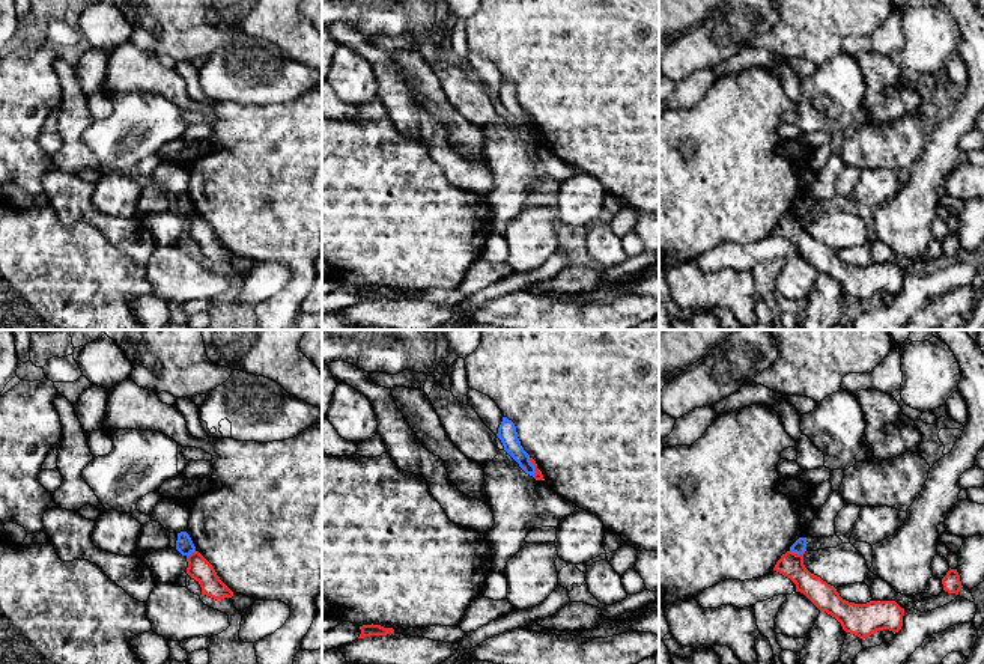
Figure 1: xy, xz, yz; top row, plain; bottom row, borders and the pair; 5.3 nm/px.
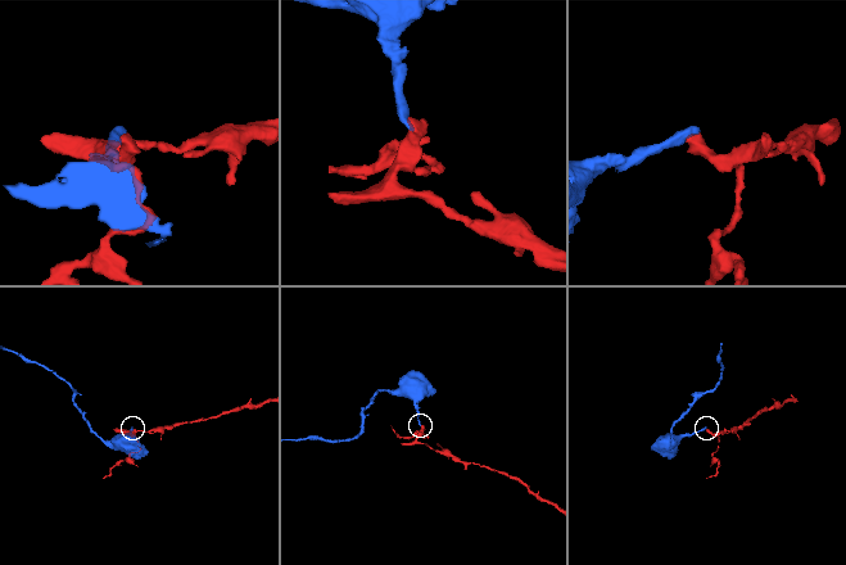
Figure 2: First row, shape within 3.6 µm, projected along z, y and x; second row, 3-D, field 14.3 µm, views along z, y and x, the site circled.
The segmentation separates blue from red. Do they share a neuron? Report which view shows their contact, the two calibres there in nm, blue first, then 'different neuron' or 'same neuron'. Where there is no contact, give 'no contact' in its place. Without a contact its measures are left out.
yz | 80/140 nm | different neuron

